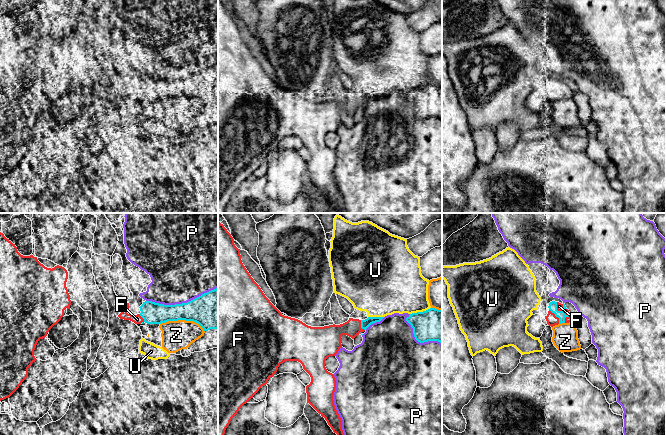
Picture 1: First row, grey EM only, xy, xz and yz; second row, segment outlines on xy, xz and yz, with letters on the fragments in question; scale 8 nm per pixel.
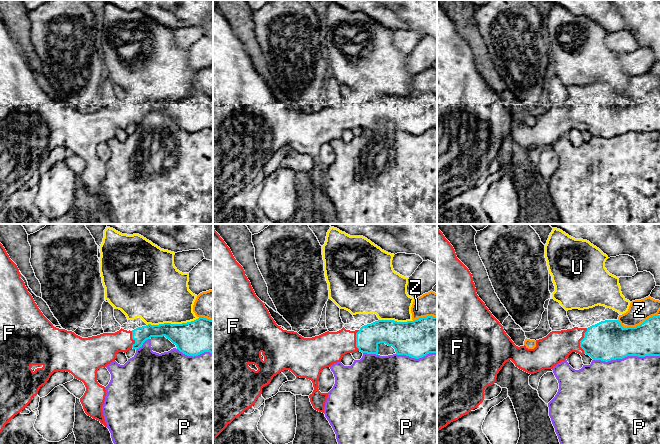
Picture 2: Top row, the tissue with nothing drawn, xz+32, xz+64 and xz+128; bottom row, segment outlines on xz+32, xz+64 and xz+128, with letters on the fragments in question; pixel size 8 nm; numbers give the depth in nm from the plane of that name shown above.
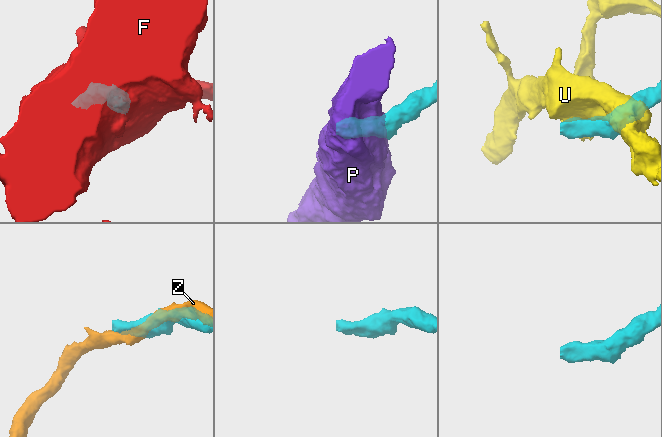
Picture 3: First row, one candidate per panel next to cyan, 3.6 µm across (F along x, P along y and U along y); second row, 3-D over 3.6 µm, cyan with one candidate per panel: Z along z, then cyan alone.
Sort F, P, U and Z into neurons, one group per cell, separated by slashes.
F / P / U / Z

